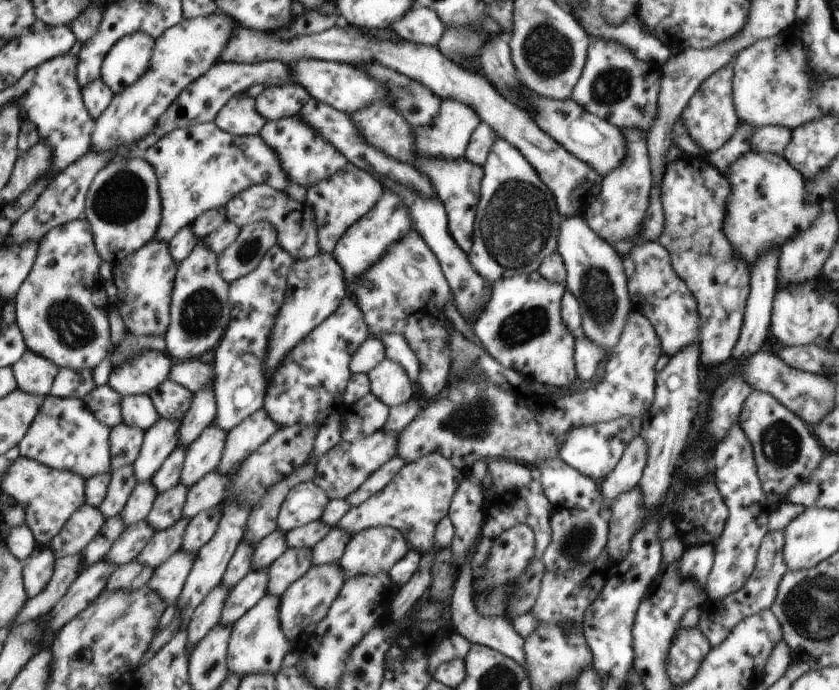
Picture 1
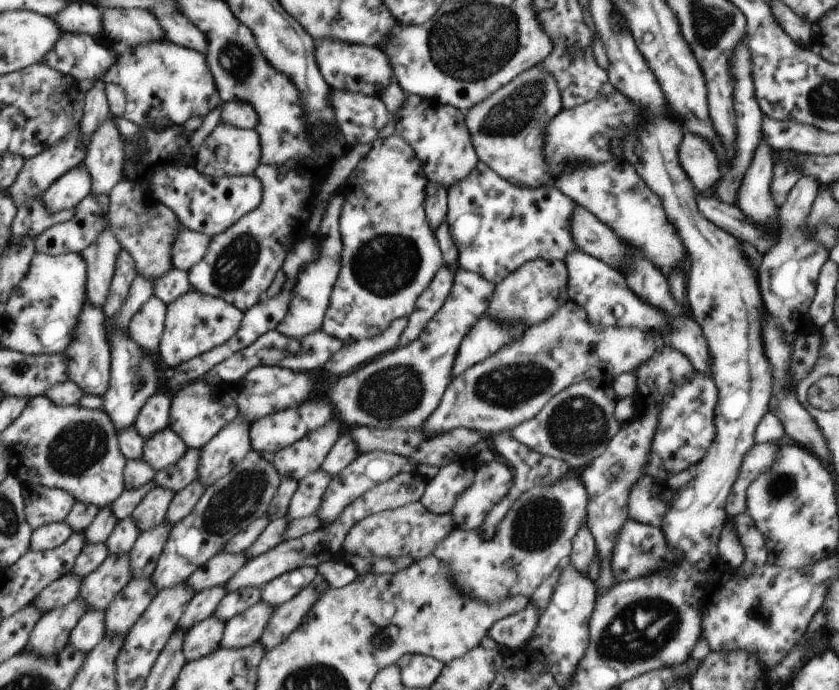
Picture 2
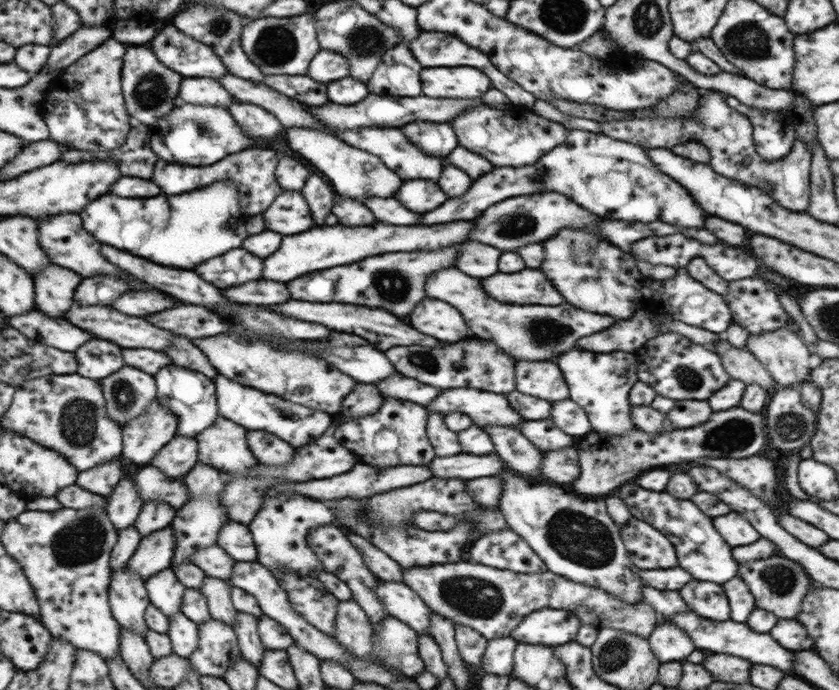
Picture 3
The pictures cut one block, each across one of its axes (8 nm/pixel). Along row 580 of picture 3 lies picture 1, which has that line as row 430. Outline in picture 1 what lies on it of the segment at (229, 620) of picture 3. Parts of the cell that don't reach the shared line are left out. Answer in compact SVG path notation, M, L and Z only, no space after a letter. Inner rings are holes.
M207 426L185 452L180 483L190 488L195 482L218 468L225 449L227 432L219 426Z

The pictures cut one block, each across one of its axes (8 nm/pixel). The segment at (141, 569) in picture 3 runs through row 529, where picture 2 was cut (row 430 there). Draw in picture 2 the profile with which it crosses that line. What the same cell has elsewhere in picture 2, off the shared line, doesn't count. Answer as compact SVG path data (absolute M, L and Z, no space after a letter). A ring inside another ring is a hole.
M168 426L144 442L143 460L157 472L186 454L186 443Z

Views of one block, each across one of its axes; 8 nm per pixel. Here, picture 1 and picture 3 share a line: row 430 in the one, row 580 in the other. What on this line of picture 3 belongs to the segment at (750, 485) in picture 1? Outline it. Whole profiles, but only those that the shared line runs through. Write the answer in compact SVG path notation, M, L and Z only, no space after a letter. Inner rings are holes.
M740 575L734 576L721 585L729 600L730 618L737 623L746 622L746 618L757 608L749 586Z

